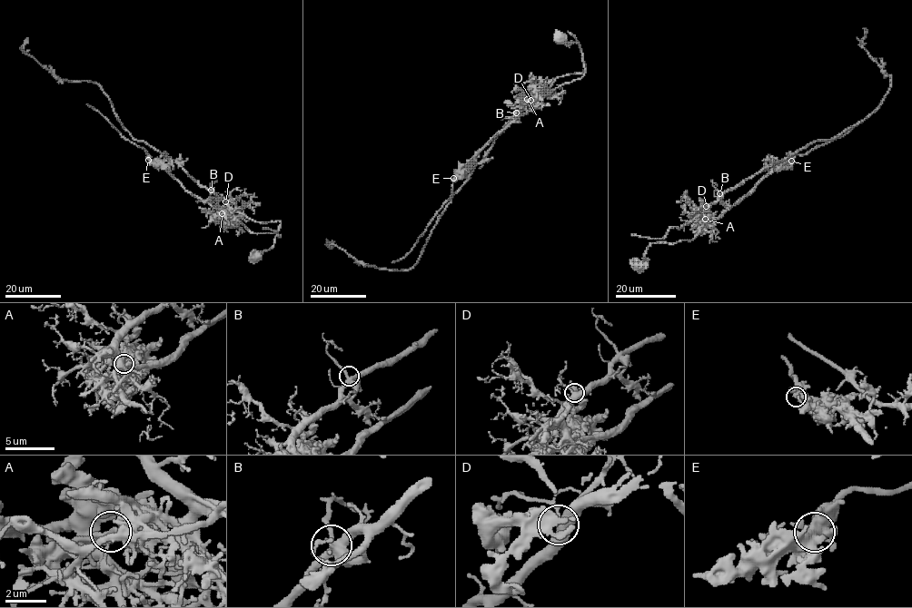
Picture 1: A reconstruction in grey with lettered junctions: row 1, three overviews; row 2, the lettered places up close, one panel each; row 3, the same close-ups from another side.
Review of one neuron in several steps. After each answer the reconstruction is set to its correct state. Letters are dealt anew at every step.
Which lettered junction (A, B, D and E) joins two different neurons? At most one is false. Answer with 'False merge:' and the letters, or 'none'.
False merge: A

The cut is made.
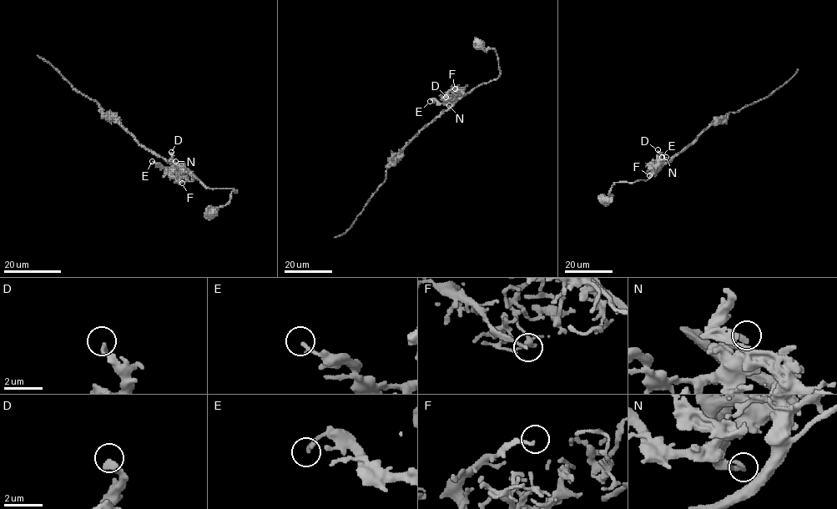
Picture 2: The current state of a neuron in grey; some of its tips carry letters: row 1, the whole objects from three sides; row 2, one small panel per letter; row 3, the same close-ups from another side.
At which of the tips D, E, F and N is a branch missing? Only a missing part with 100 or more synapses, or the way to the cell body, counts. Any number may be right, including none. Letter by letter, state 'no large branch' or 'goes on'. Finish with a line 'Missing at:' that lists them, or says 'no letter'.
D: no large branch
E: no large branch
F: no large branch
N: no large branch
Missing at: no letter

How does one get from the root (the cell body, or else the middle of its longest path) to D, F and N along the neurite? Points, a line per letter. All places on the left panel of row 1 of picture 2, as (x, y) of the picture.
D: (209, 214), (225, 205), (231, 193), (237, 191), (205, 187), (187, 168), (177, 165), (171, 152)
F: (209, 214), (225, 205), (231, 193), (237, 191), (209, 188), (187, 168), (173, 177), (182, 183)
N: (209, 214), (225, 205), (231, 193), (237, 191), (209, 188), (187, 168), (174, 165), (175, 161)

